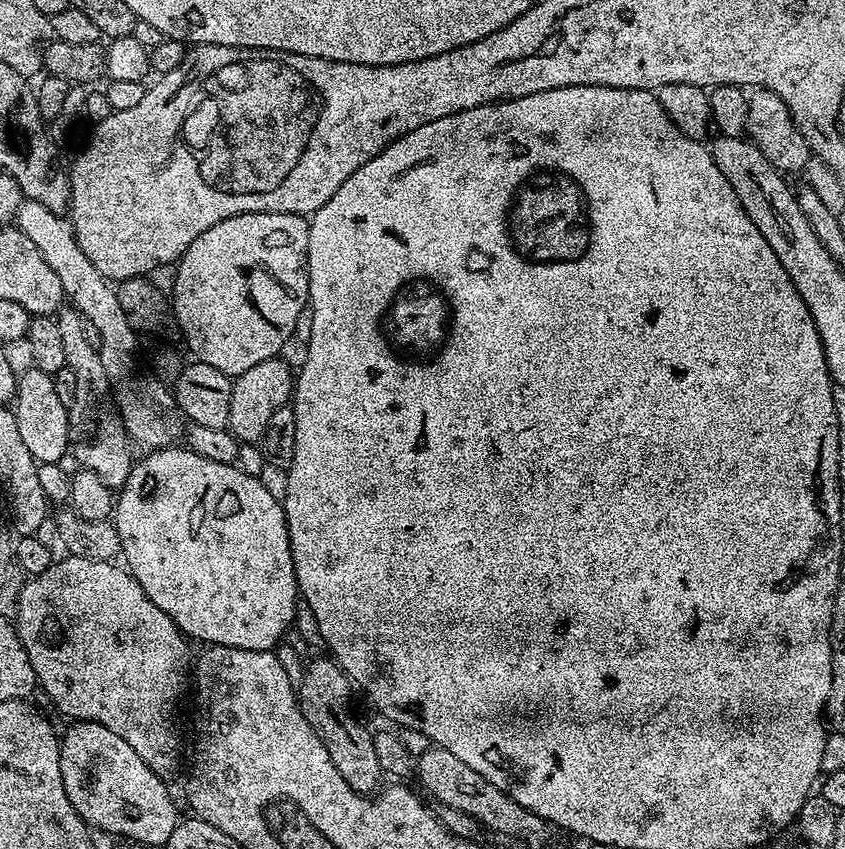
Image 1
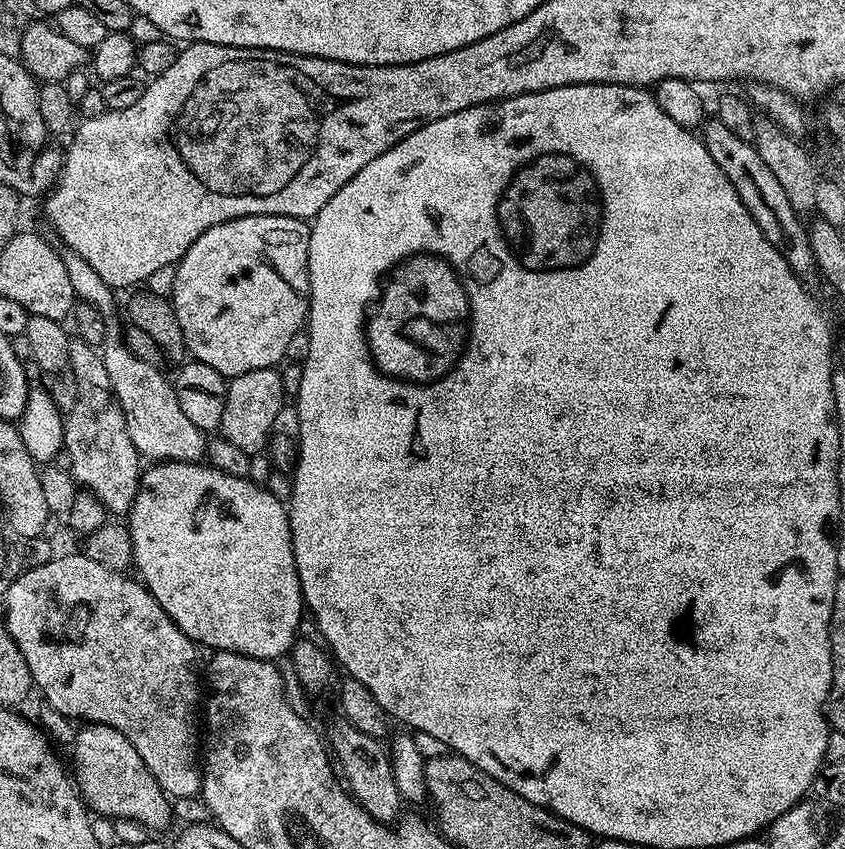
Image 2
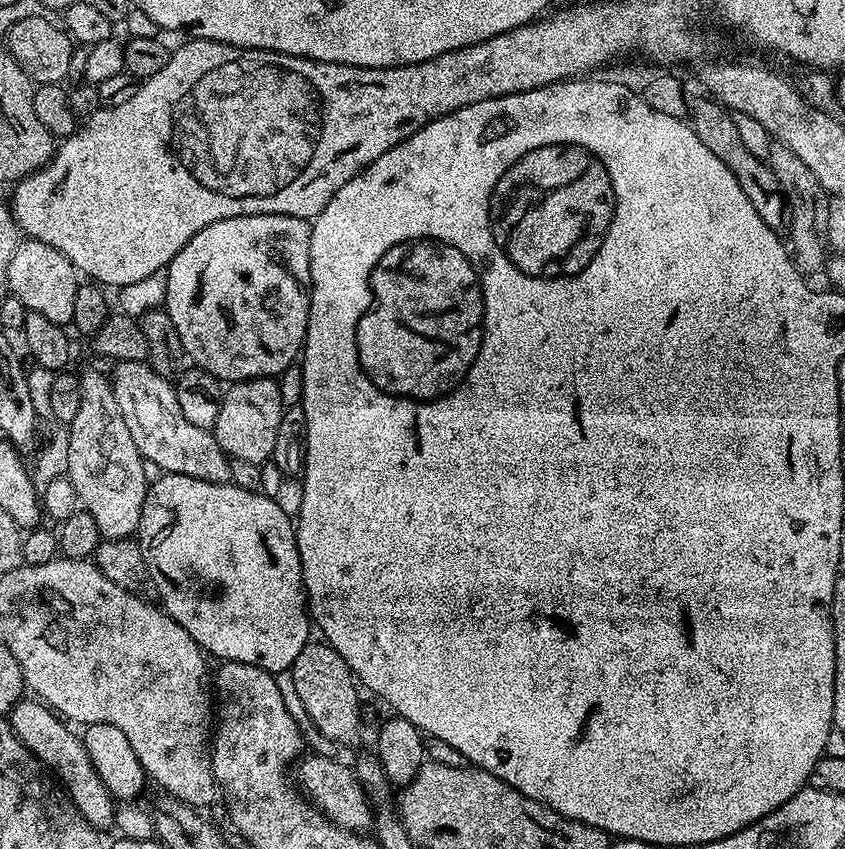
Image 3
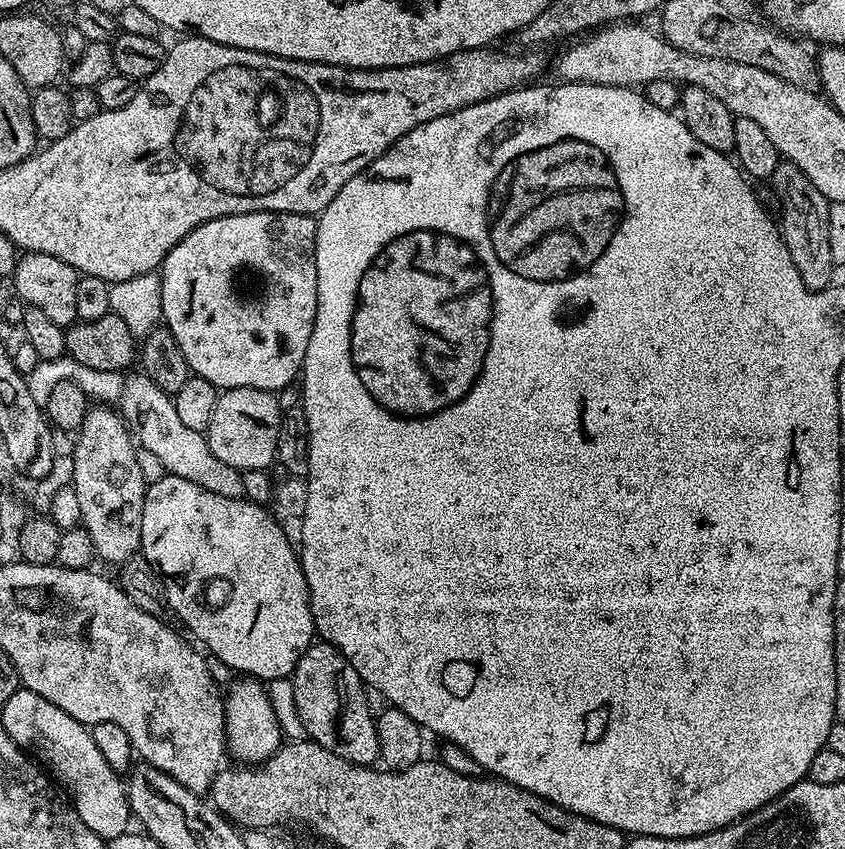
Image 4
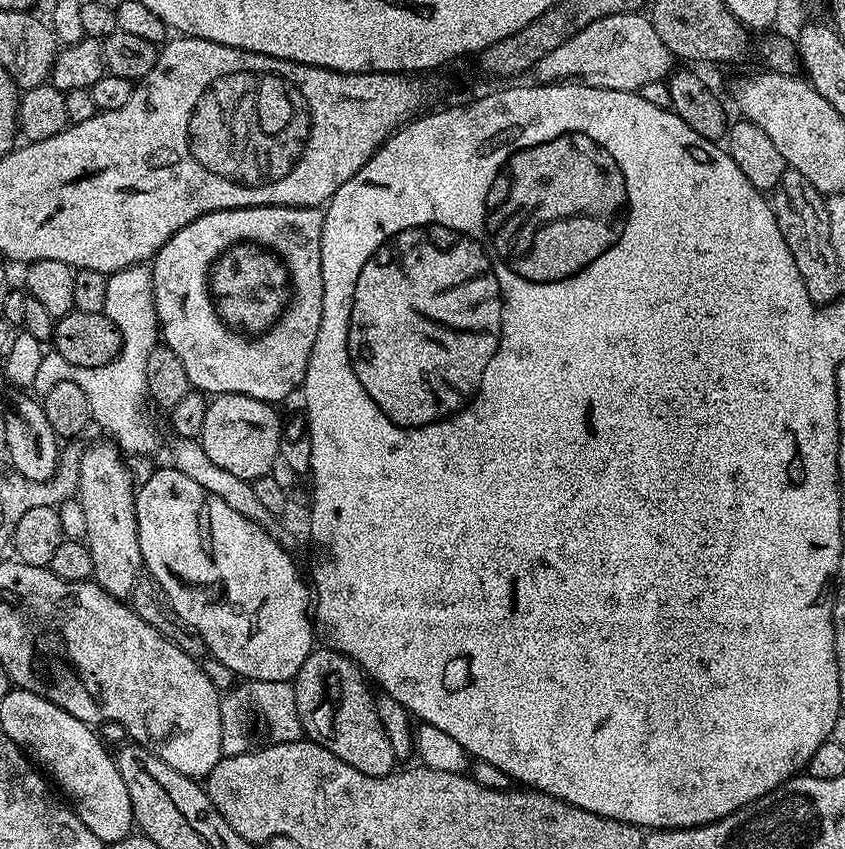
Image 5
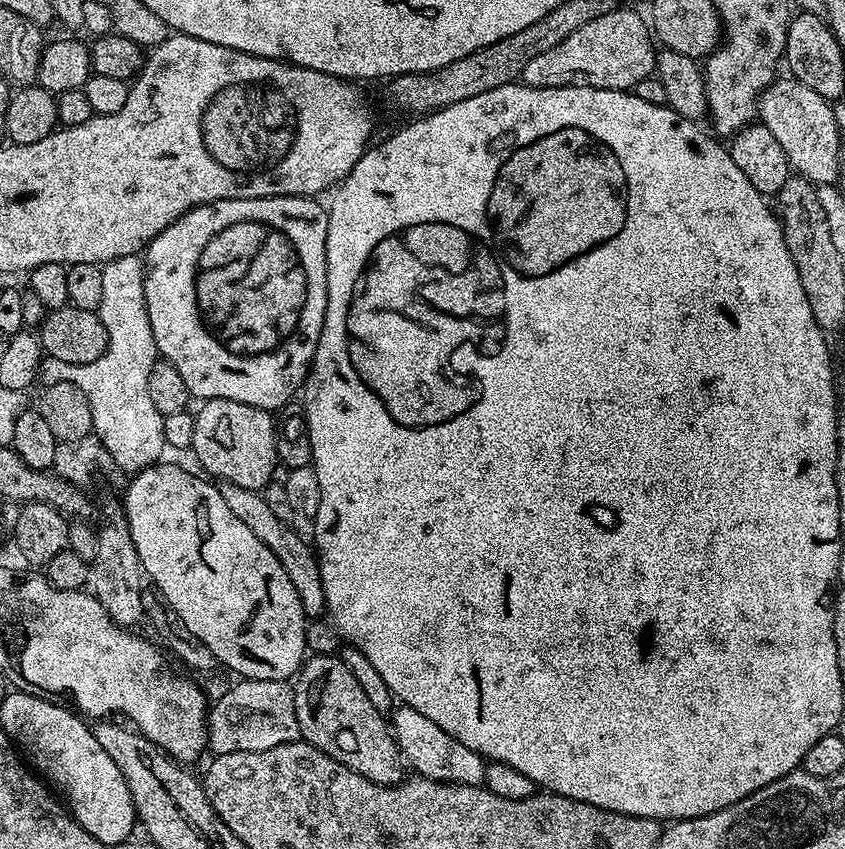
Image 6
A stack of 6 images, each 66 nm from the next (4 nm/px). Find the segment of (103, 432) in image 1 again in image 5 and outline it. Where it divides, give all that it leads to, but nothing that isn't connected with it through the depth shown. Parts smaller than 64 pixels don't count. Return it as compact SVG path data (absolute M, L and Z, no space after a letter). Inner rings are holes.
M107 439L97 444L88 444L82 454L82 474L80 475L80 491L78 499L84 514L86 514L86 543L88 553L94 562L92 580L98 587L115 598L128 598L132 588L142 576L142 550L138 546L138 518L136 517L136 490L132 484L132 476L124 465L125 457L119 448Z

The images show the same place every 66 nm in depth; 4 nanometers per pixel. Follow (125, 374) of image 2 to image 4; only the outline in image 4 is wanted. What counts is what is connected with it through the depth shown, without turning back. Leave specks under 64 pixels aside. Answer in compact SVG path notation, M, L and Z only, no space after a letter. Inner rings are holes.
M129 375L125 379L118 412L128 425L135 443L143 451L145 448L164 467L163 471L167 475L186 478L186 482L194 482L194 486L202 486L202 490L210 490L210 494L218 494L222 498L238 500L244 496L243 475L226 466L226 462L218 462L218 458L214 458L207 435L184 425L178 419L175 399L169 393L158 390L158 386L154 386L148 376Z

